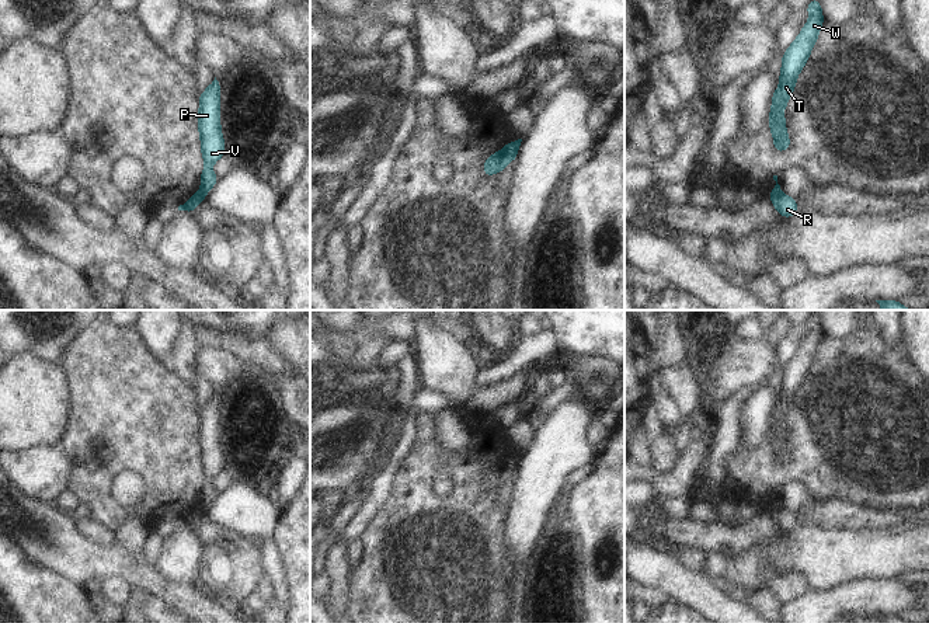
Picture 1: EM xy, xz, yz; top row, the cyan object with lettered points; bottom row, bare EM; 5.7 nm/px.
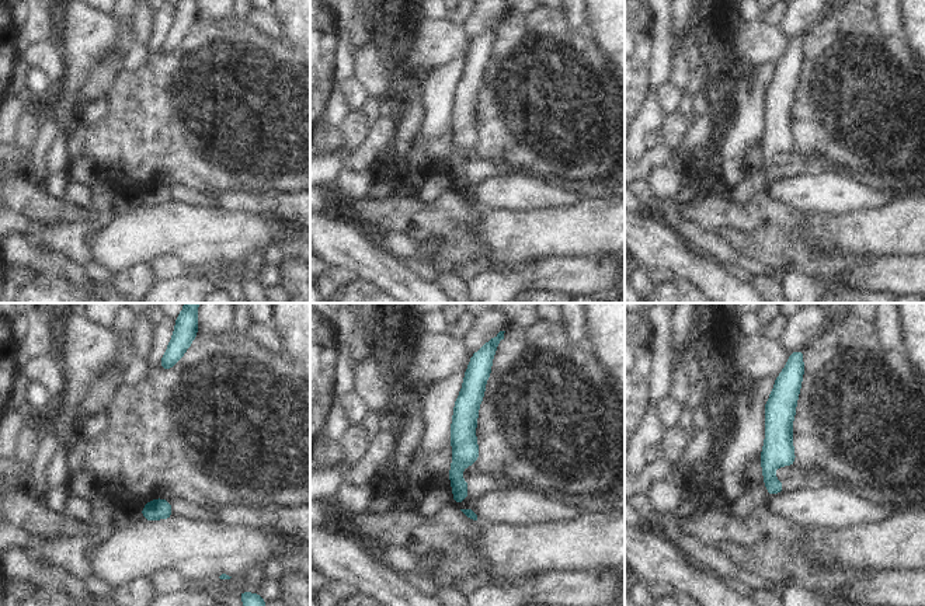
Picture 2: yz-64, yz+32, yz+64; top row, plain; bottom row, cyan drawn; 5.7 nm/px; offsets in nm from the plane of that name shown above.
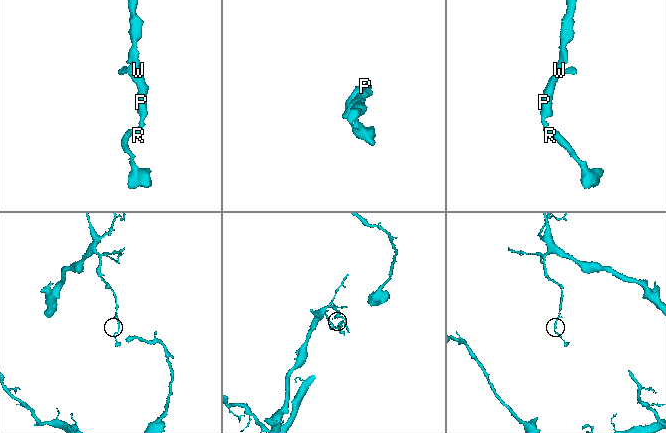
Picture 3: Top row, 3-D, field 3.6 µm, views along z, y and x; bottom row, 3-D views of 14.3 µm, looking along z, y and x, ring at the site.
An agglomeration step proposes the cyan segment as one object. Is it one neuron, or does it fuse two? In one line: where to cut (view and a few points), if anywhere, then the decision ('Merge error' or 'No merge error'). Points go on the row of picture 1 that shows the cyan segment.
Split along xy (198, 192), (202, 198). Merge error.

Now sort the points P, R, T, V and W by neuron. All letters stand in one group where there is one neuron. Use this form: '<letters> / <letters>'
P T V W / R

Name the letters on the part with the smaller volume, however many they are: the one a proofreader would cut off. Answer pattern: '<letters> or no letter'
R

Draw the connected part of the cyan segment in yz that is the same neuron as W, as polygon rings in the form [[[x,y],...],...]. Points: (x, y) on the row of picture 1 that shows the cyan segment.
[[[811,0],[806,7],[810,18],[798,36],[787,48],[782,58],[782,72],[779,87],[772,95],[772,111],[769,112],[770,133],[775,136],[773,147],[777,152],[786,152],[790,147],[790,138],[786,133],[786,119],[783,109],[794,91],[796,80],[806,62],[810,59],[813,45],[818,39],[824,15],[818,0]]]

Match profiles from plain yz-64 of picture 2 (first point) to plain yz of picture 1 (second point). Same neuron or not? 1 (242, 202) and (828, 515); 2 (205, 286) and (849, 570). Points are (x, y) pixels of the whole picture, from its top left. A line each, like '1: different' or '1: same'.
1: same
2: different

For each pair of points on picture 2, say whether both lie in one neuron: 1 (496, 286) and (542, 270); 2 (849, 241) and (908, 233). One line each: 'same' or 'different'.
1: same
2: same

